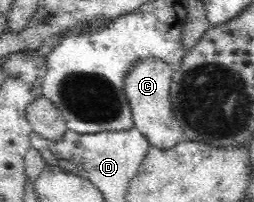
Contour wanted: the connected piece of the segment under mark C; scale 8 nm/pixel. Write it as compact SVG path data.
M160 57L138 58L124 75L125 97L128 99L133 127L147 138L151 147L172 149L186 137L179 126L171 107L169 95L174 69Z

